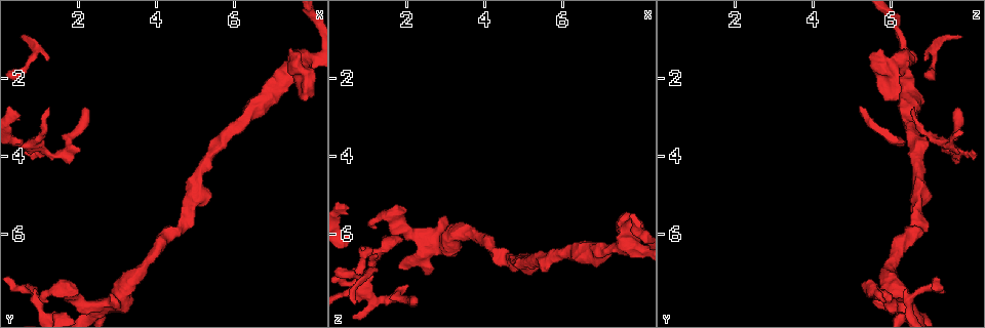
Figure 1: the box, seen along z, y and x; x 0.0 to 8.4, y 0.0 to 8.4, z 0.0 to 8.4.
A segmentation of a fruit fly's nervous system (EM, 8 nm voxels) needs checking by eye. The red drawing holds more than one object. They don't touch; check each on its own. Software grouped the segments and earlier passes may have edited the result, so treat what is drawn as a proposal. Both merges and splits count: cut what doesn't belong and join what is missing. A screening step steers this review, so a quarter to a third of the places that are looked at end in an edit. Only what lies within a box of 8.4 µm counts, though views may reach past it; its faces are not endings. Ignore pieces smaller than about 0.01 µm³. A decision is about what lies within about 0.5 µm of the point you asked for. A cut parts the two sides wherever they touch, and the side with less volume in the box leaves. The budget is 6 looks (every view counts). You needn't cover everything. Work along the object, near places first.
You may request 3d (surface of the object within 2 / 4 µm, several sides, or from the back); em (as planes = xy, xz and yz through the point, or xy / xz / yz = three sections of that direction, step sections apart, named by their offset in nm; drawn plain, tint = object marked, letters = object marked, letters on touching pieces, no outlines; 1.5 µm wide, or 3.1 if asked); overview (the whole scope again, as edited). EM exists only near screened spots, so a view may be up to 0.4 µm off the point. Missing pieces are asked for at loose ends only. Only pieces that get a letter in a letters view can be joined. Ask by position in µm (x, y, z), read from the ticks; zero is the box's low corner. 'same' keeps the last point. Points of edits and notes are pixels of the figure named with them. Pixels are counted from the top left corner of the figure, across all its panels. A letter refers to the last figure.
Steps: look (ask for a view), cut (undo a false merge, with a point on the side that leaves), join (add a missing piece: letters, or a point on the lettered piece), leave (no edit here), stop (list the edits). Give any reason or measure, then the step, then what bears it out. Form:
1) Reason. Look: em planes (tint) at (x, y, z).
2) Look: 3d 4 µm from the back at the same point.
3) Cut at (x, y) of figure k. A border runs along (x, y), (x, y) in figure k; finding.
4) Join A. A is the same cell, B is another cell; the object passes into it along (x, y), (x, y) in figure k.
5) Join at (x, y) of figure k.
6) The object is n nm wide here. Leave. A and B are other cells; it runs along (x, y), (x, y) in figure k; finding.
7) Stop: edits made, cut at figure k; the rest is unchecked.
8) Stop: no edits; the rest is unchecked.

An open end. Look: em planes (letters) at (2.95, 7.75, 5.50).

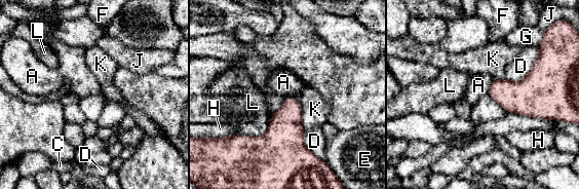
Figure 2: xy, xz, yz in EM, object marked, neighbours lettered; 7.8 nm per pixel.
Leave. A, C, D, E, F, G, H, J, K and L are other cells; a border runs along (493, 80), (488, 92) in figure 2; none of them fits.

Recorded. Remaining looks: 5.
Abrupt turn. Look: 3d 4 µm at (0.70, 7.40, 7.30).

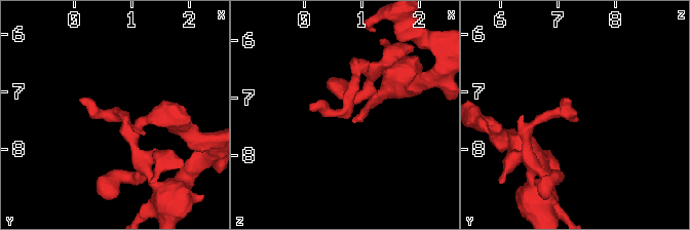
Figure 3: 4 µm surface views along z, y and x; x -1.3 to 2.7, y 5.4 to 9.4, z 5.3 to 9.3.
Shape alone is not enough. Look: em xy step 4 (tint) at (0.65, 7.45, 7.25).

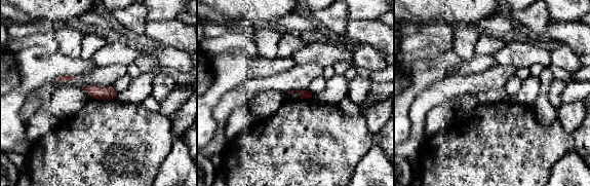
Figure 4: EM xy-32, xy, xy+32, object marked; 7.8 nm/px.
Look: em xz step 4 (letters) at the same point.

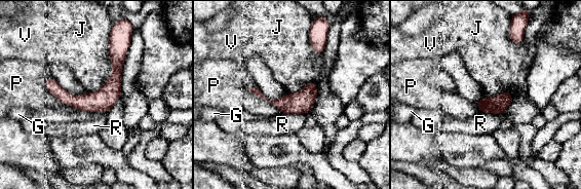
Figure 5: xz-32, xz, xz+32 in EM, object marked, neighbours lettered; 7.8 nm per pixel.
Leave. G, J, P, R and V are other cells; a border runs along (111, 29), (113, 72), (87, 92) in figure 5; all the same cell.

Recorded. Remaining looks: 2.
Tapers out. Look: em planes (letters) at (0.70, 0.90, 7.80).

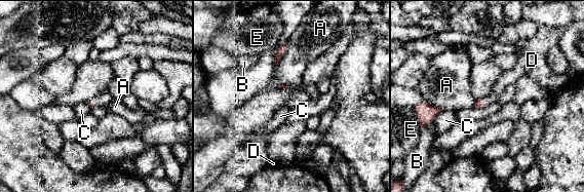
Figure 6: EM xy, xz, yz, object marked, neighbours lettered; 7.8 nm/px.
The longest contact is with A, 220 nm. Join D. D is the same cell, A, B, C and E are other cells; it goes on there.

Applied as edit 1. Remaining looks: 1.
Stop: edits made, join at figure 6; the rest is unchecked.

